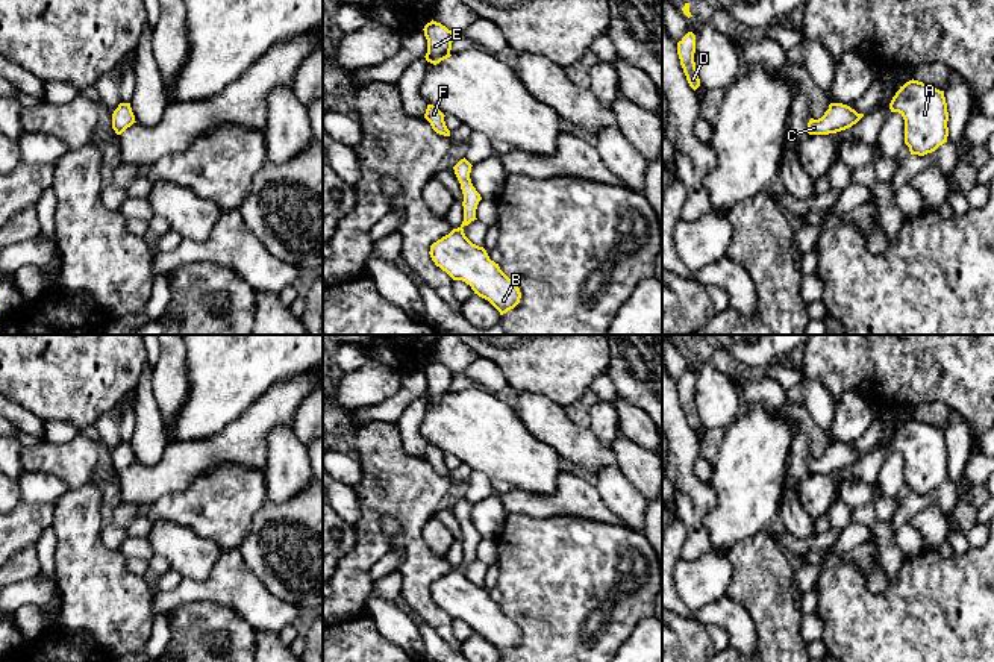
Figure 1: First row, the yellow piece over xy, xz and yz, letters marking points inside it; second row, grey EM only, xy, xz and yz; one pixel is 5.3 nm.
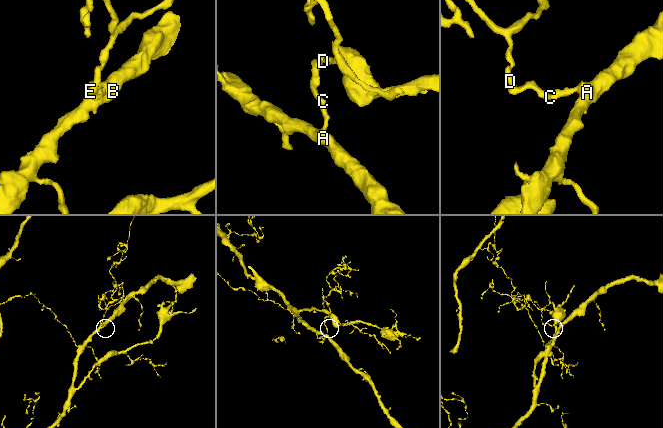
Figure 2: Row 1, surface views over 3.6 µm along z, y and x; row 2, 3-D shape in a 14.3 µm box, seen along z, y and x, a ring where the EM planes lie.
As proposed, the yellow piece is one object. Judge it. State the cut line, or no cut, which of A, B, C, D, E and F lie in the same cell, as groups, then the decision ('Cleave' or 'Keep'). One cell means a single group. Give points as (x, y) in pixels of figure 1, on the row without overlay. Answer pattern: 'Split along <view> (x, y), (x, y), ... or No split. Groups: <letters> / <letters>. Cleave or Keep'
No split. Groups: A B C D E F. Keep

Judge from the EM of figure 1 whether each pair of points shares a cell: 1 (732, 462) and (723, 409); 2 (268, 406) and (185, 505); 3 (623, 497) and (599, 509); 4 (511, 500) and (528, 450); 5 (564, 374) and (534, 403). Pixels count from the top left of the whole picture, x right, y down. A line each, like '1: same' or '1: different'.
1: different
2: different
3: different
4: different
5: different

